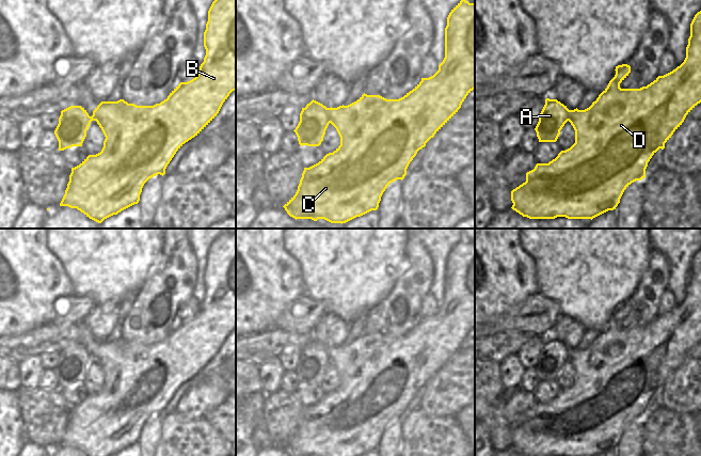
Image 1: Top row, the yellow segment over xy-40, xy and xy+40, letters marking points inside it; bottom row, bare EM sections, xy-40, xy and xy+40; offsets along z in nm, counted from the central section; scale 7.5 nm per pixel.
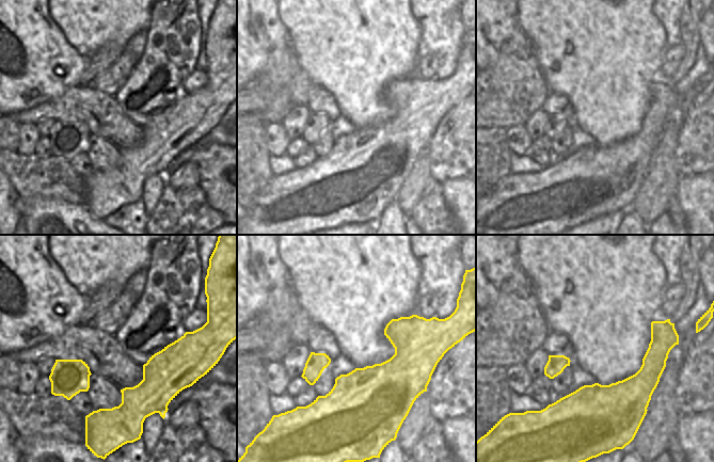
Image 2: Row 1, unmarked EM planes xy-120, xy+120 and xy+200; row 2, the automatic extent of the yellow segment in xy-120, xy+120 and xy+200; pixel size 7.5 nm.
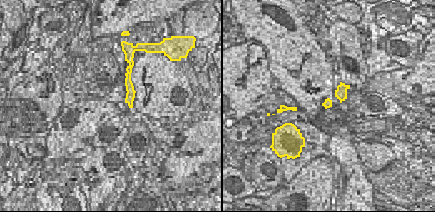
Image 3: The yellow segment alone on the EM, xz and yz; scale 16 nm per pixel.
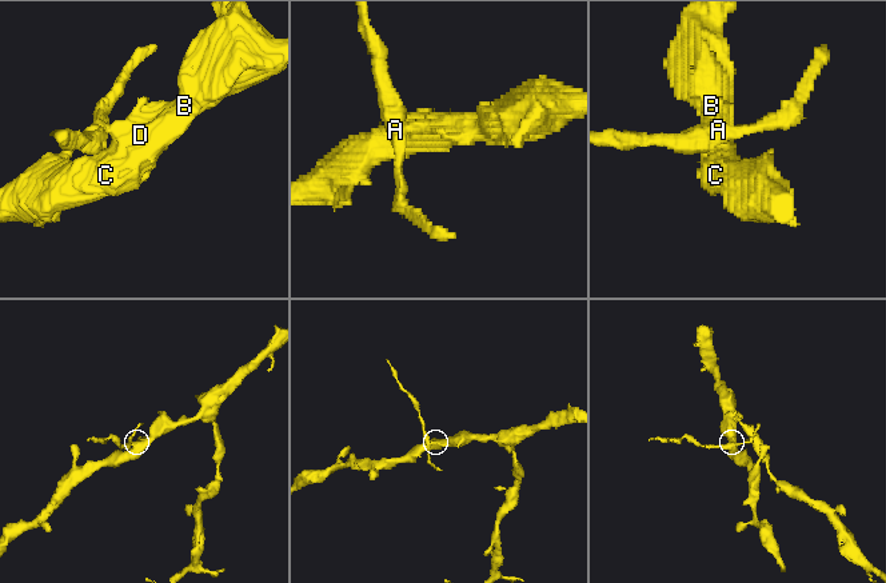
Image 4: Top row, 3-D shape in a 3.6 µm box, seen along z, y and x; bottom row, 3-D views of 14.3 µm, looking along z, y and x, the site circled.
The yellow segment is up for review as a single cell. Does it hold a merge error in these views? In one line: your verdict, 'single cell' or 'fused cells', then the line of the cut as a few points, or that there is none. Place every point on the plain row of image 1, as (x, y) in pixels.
fused cells; cut xy (327, 347), (330, 361)

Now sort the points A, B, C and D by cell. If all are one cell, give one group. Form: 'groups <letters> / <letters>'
groups A / B C D

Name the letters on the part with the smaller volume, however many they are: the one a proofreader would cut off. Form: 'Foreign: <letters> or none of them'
Foreign: A

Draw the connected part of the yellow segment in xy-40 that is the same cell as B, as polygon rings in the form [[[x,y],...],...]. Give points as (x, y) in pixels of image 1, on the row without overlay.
[[[224,230],[221,235],[218,236],[211,243],[208,250],[208,261],[206,263],[206,269],[204,271],[204,286],[206,288],[206,295],[204,301],[200,305],[200,312],[188,321],[180,321],[168,335],[166,339],[160,343],[154,345],[137,345],[134,343],[128,343],[124,339],[117,341],[101,341],[93,350],[91,356],[93,360],[96,360],[101,367],[106,378],[103,380],[103,387],[100,392],[96,394],[89,394],[79,405],[71,407],[69,414],[69,421],[65,429],[65,434],[60,442],[60,445],[68,445],[70,447],[77,447],[83,452],[86,456],[111,456],[117,454],[122,450],[138,443],[140,440],[140,434],[144,423],[152,416],[160,413],[165,413],[165,408],[176,391],[189,379],[197,375],[219,352],[223,342],[227,339],[229,333],[236,329],[236,233],[228,234]]]

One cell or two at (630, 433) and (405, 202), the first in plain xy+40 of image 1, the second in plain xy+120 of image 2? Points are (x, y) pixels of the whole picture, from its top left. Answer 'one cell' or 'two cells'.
two cells

